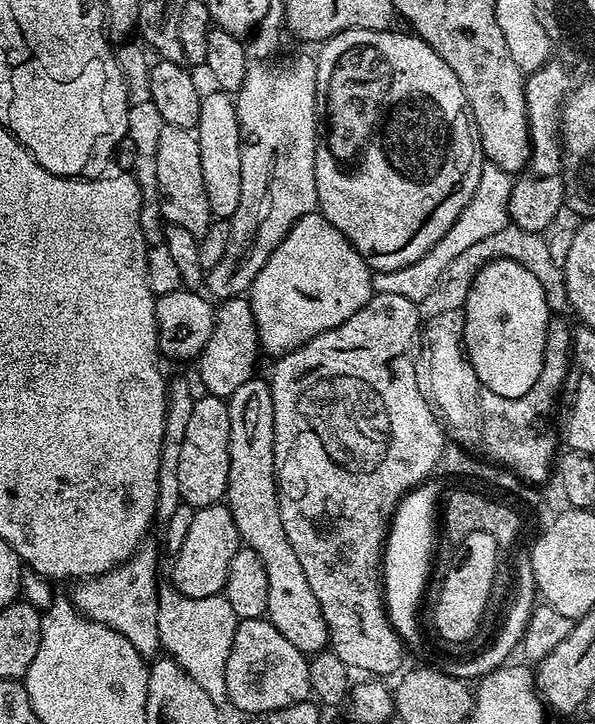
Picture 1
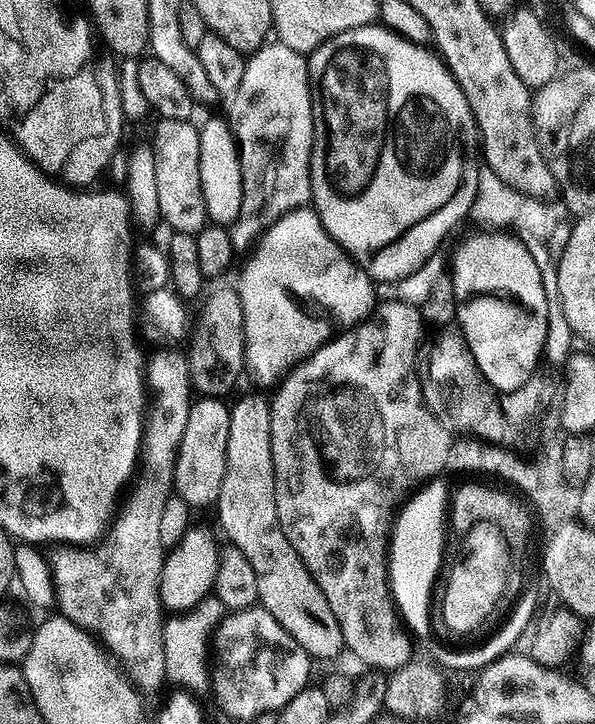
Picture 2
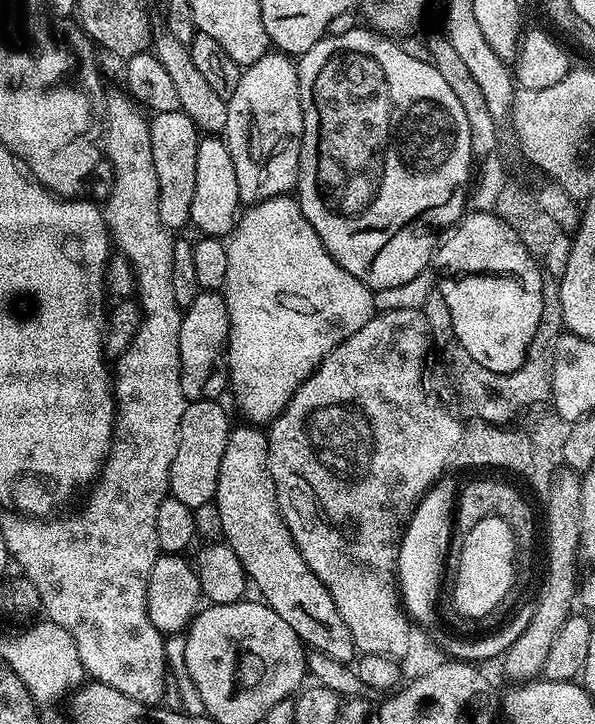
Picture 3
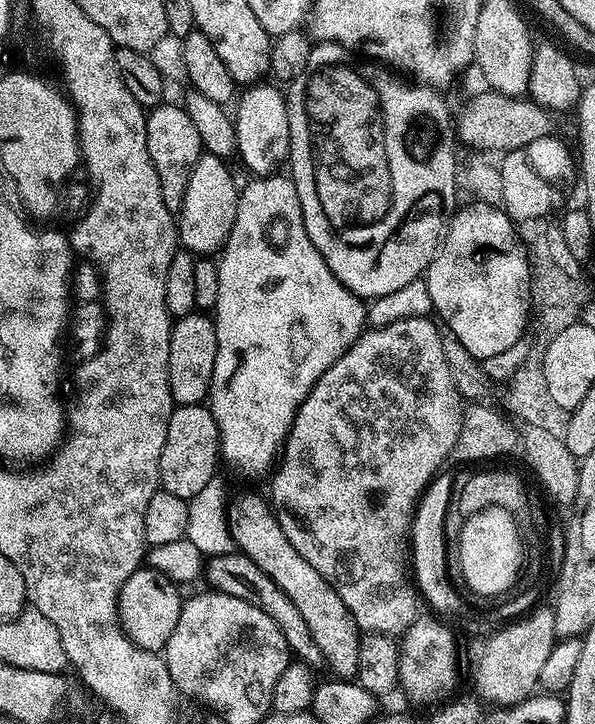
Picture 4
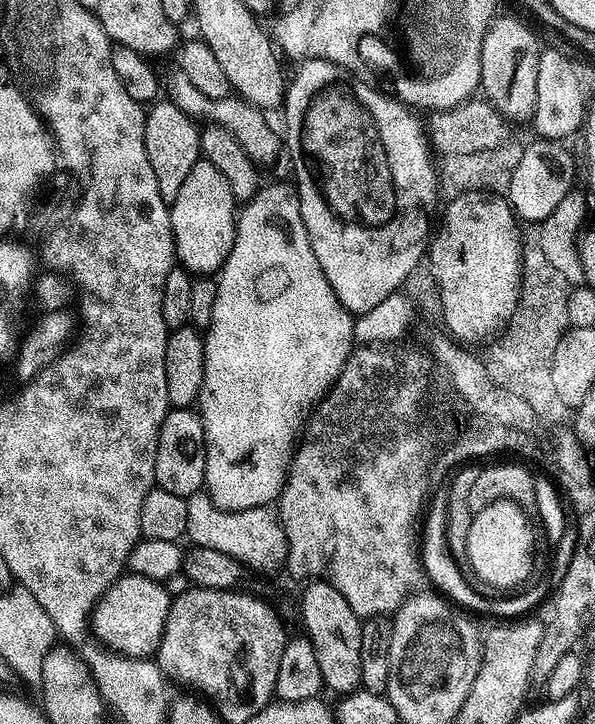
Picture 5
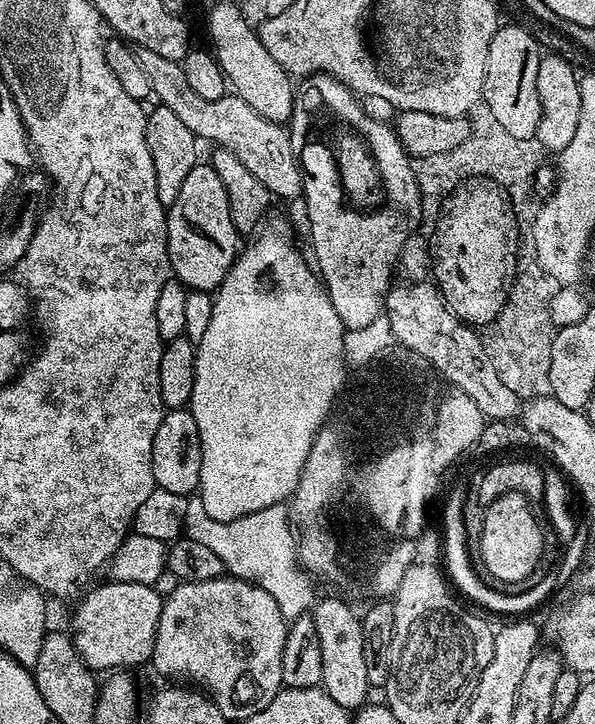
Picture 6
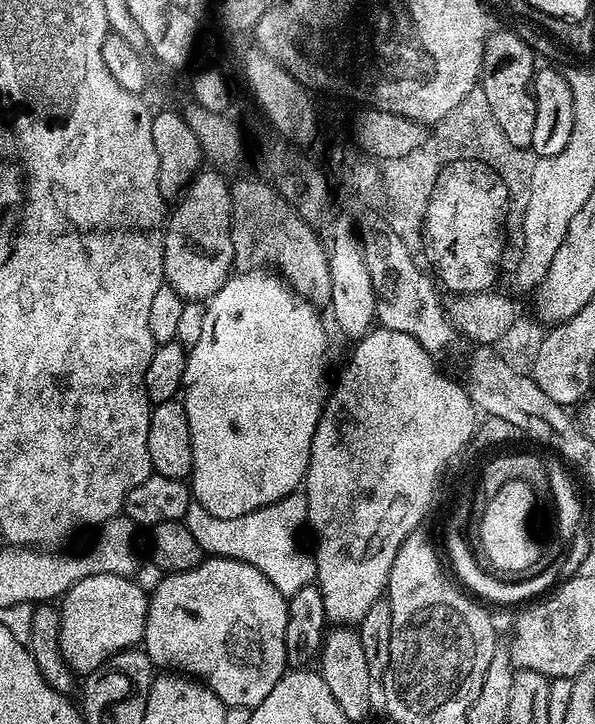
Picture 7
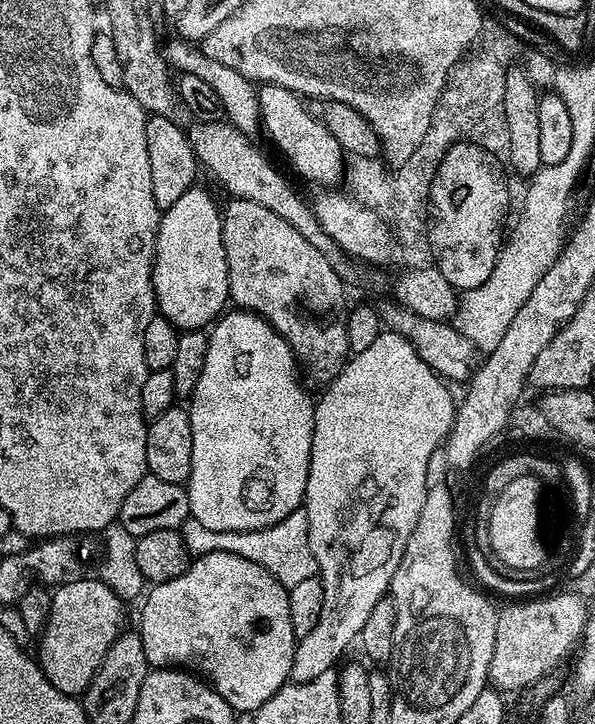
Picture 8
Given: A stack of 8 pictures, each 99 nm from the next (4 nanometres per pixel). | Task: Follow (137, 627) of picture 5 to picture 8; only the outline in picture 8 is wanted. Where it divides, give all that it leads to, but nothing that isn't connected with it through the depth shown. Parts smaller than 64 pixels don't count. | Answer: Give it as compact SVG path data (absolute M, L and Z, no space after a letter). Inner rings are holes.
M69 579L52 592L50 614L38 637L38 663L48 681L58 690L62 690L62 694L80 698L102 666L110 646L116 640L118 630L125 627L123 624L126 604L101 579L76 579Z

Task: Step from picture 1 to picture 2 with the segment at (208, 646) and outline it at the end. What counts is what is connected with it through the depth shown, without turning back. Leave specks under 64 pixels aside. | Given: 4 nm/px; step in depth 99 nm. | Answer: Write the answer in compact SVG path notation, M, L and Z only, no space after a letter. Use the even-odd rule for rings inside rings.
M209 594L201 604L196 604L188 612L172 614L164 621L162 646L166 650L165 681L177 689L199 698L210 688L210 674L206 669L206 647L210 642L210 633L214 625L224 618L226 609L215 594Z

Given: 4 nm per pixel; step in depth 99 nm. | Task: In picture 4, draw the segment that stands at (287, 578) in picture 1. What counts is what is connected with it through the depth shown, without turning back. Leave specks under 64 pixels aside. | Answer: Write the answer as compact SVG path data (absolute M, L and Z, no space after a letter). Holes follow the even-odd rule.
M244 492L233 499L228 507L228 529L232 535L233 545L239 553L250 558L259 569L264 570L287 594L306 622L311 637L318 642L324 655L324 663L340 678L355 677L358 670L358 646L361 630L354 622L350 610L346 610L346 602L338 598L334 586L290 546L290 538L282 530L275 511L267 499L255 496L252 492Z

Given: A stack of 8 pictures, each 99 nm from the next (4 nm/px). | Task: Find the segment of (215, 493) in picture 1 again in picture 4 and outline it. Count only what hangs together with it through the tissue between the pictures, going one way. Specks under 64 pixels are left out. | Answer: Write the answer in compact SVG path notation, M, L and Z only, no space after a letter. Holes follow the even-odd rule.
M181 404L173 407L170 422L166 426L166 446L160 459L160 486L163 491L178 494L178 498L190 501L218 475L216 468L222 464L220 431L211 407L204 404Z

